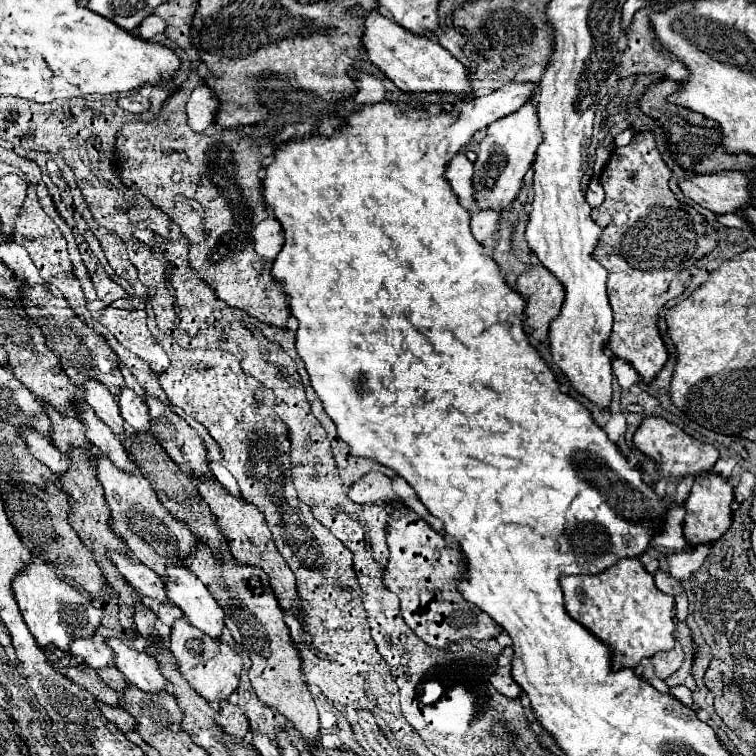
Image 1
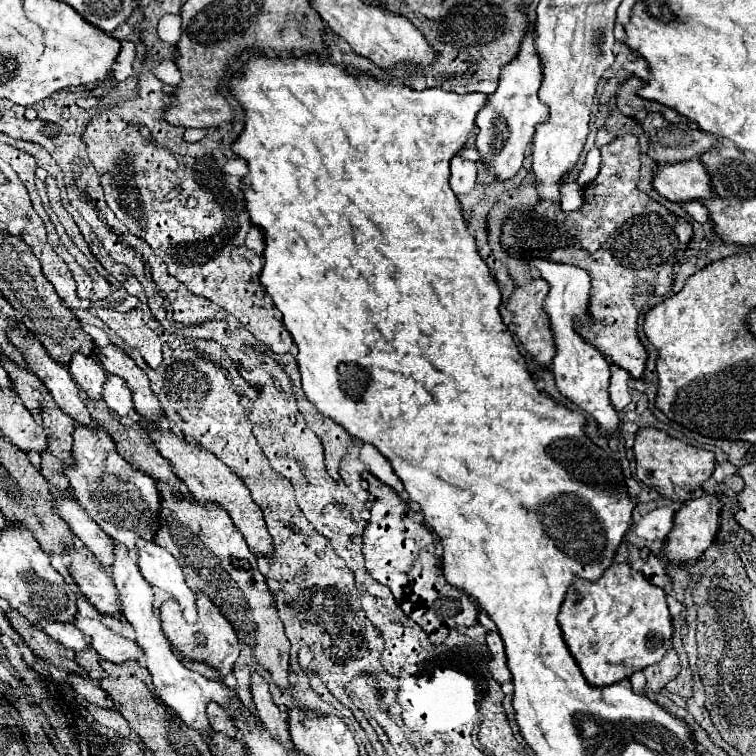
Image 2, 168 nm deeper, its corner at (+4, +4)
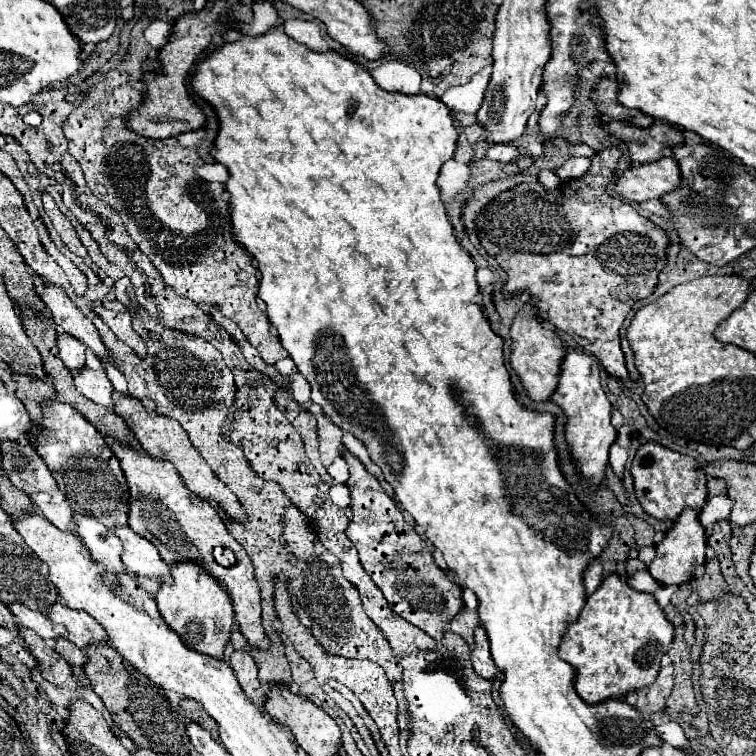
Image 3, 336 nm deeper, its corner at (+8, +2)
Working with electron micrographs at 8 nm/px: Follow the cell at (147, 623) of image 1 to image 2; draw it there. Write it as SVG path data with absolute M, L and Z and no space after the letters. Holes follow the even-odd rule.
M117 549L115 551L115 561L111 565L111 573L113 573L115 587L119 589L119 595L121 595L123 613L125 613L127 621L133 625L133 629L135 629L139 647L145 651L147 669L151 673L151 677L153 677L153 685L155 685L159 697L163 699L163 703L167 707L175 709L175 713L183 719L183 723L187 727L199 731L201 737L209 743L209 739L211 739L211 735L215 731L211 729L209 719L207 719L207 713L205 713L207 701L211 701L211 699L225 699L225 697L229 697L229 691L223 685L219 685L217 681L205 679L203 675L197 675L195 671L189 671L171 653L169 639L165 637L159 619L153 617L153 591L151 591L151 585L141 577L139 567L135 565L135 559L133 557L119 557L119 549Z

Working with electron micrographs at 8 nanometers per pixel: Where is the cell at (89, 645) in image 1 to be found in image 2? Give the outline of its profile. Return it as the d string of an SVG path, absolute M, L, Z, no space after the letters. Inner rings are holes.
M41 619L39 627L49 637L63 643L67 649L83 651L83 649L89 647L89 637L81 635L81 631L77 631L77 627L73 627L73 623L57 623L57 621L51 621L51 619Z

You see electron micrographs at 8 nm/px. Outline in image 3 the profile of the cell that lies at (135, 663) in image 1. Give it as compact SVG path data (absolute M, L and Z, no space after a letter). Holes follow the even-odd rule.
M55 603L51 605L51 609L47 611L47 617L53 623L65 625L69 635L67 639L71 643L75 643L79 649L87 649L87 645L95 645L95 643L107 643L109 635L103 631L101 623L97 623L91 615L87 615L85 611L75 611L65 607L63 603Z

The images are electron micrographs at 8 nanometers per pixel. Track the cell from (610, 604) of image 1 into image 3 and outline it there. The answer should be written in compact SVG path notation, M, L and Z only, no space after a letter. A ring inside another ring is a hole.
M613 573L587 597L577 621L565 631L559 645L559 657L577 669L575 689L579 697L587 703L601 703L613 697L621 699L633 689L651 685L667 647L669 621L655 597L651 593L635 591Z

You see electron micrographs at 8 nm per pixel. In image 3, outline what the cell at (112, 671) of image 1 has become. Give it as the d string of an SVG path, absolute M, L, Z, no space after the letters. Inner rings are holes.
M59 639L59 641L55 641L57 645L55 645L55 651L71 665L71 667L83 667L85 665L85 659L87 659L87 655L85 655L85 651L81 651L81 649L77 649L71 641L67 641L67 639Z

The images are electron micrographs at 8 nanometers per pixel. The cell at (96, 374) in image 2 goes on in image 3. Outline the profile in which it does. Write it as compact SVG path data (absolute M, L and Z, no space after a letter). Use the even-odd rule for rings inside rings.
M61 333L57 337L57 347L59 347L59 357L65 363L65 367L71 371L71 375L77 369L85 367L85 345L81 345L81 341L69 337L69 333Z

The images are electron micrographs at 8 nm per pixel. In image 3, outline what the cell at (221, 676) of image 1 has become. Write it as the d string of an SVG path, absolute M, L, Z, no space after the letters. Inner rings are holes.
M177 563L171 567L171 575L173 585L161 583L161 589L155 595L161 617L189 649L223 659L223 651L231 639L233 627L233 607L229 595L195 563Z

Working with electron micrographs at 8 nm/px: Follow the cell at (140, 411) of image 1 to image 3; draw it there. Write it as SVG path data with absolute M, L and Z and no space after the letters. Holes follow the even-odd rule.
M85 367L79 375L75 375L75 385L77 385L79 393L83 393L93 403L113 409L113 391L115 389L113 389L105 369L93 371L93 369Z

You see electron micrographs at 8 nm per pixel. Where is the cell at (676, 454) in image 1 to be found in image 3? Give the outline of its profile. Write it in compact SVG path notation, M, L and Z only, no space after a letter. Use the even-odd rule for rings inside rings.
M647 441L637 449L631 475L635 481L635 497L641 501L643 509L657 519L675 521L685 507L699 511L707 499L707 475L701 463L691 455L671 451L655 441Z

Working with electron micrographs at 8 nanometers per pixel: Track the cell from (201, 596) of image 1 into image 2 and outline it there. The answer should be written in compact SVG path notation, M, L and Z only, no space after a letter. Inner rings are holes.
M135 539L135 545L137 545L137 555L139 555L137 565L139 565L141 575L153 587L159 587L159 589L167 591L171 597L175 597L177 603L185 611L185 619L189 623L195 623L197 621L195 593L185 583L181 567L173 559L173 555L147 539Z

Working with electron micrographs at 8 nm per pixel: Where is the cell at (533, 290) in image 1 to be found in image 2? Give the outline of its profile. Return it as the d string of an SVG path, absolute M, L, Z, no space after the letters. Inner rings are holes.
M535 279L533 283L525 285L525 287L517 287L509 299L509 311L513 313L513 321L509 325L509 329L519 337L519 341L523 343L525 351L533 357L535 365L539 365L541 369L549 369L551 361L555 357L555 341L553 341L553 333L551 333L551 325L549 325L549 317L543 311L543 301L549 293L549 285L545 279Z

